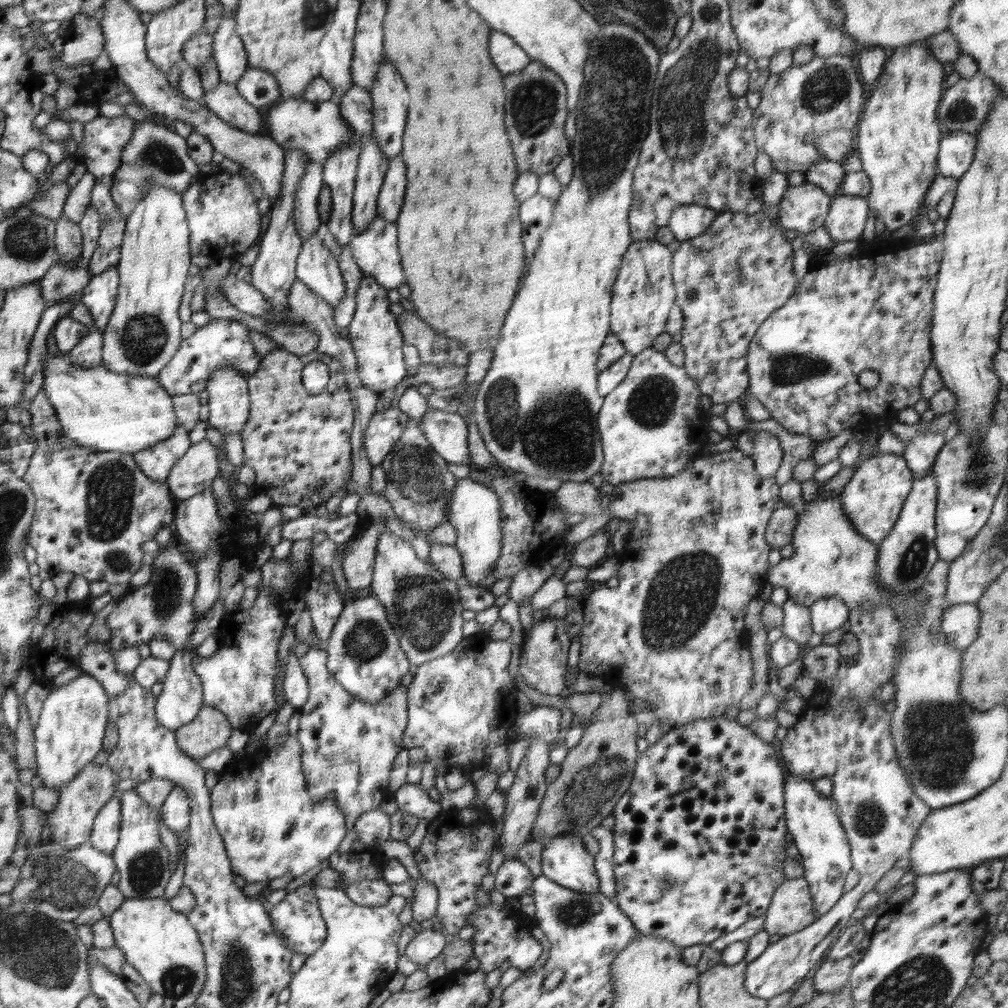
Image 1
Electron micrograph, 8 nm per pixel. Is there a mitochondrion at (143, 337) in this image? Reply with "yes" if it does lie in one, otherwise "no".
yes

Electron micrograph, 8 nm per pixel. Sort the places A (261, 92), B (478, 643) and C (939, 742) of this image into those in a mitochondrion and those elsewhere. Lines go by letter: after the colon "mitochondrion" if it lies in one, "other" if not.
A: other
B: other
C: mitochondrion

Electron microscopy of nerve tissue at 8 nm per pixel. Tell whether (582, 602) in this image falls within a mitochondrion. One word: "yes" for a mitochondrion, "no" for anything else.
no

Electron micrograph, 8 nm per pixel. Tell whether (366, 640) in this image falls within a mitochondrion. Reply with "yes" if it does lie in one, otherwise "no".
yes

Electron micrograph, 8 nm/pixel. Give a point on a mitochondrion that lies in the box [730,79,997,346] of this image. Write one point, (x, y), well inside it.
(963, 110)

